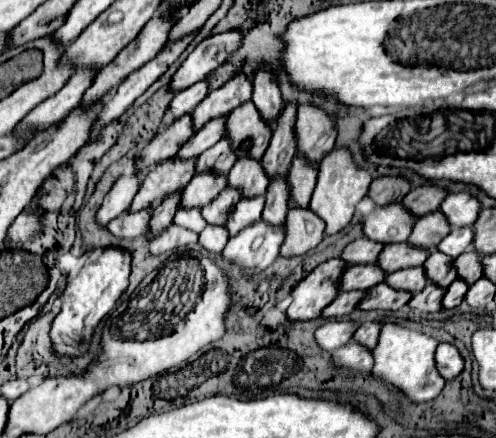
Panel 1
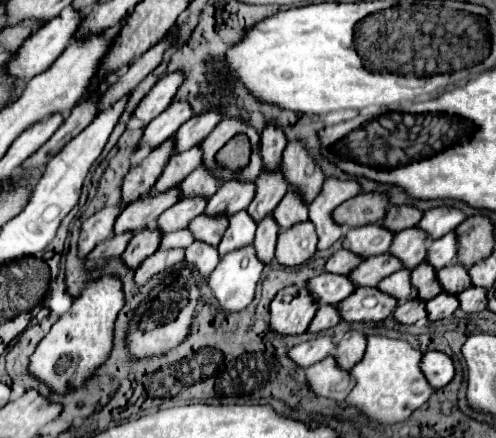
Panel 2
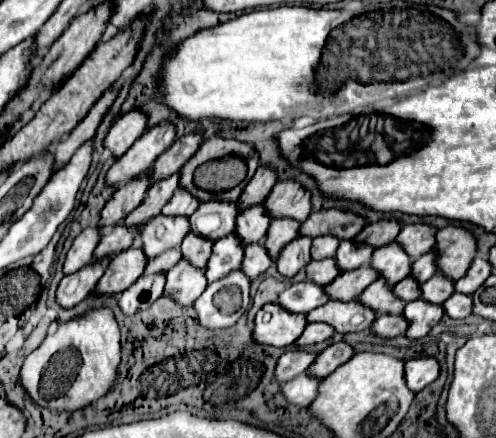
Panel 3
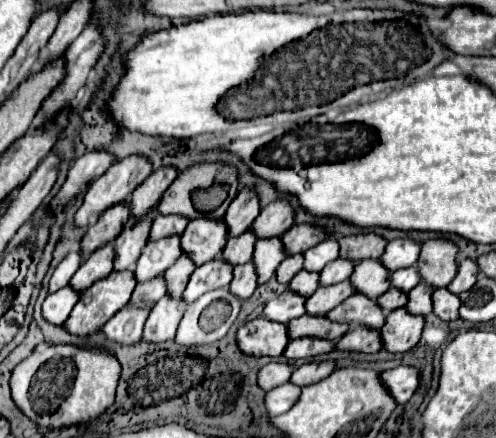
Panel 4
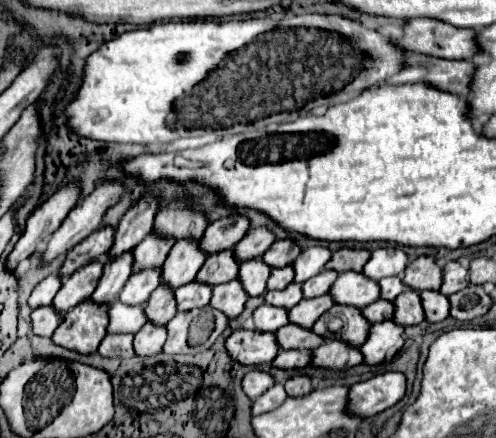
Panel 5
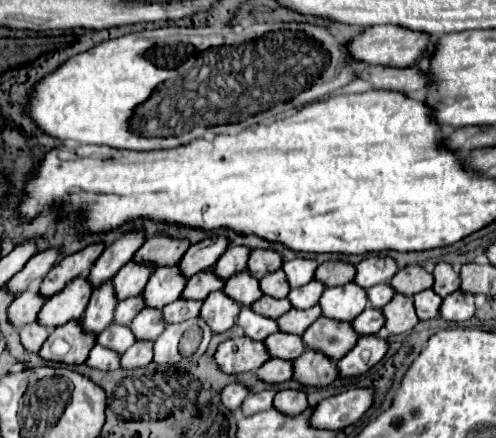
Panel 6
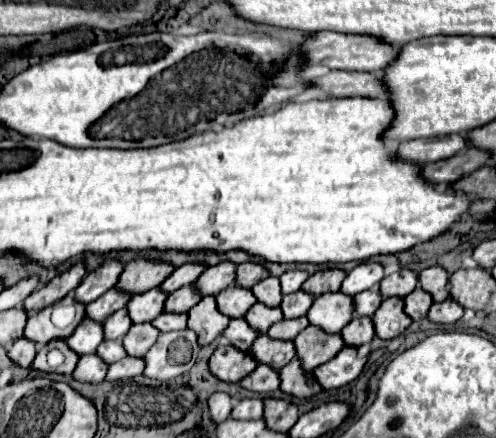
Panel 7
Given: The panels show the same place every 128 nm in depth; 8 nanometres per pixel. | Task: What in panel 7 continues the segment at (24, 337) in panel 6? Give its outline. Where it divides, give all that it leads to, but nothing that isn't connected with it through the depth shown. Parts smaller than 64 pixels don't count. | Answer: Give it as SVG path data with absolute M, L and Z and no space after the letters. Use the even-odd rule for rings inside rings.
M20 338L20 340L16 340L16 342L12 344L8 356L10 356L16 364L20 364L20 366L30 366L32 360L34 360L34 356L36 356L36 348L38 348L36 342L26 340L26 338Z

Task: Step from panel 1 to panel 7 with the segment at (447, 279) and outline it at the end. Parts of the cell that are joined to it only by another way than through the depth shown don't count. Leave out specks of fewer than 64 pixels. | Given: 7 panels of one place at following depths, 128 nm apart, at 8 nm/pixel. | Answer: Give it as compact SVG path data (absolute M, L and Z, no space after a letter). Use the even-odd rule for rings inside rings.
M356 316L346 328L340 332L348 346L362 346L374 338L374 324L368 316Z

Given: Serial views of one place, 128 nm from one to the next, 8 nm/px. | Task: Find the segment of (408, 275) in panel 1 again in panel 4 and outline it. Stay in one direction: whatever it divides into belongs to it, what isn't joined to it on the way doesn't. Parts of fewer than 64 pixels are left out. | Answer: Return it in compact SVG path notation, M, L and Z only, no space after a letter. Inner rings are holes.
M352 294L348 300L344 300L344 304L336 306L330 314L330 320L340 320L340 322L348 322L352 326L358 324L366 324L370 328L382 328L386 322L386 314L384 310L378 306L376 300L368 298L366 294Z

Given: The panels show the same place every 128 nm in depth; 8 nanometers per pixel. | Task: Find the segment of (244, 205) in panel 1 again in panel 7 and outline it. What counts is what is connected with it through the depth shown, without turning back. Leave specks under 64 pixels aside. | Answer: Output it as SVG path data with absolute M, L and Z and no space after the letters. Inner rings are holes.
M162 312L160 316L156 316L152 320L152 324L156 324L156 328L160 328L160 332L168 332L168 330L184 330L188 322L188 314L176 314L176 312Z

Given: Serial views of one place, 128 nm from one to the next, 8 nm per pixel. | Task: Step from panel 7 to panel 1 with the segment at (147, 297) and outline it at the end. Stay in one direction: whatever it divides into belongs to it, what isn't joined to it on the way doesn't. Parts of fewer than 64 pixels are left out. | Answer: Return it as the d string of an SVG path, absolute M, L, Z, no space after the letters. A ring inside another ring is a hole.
M244 154L228 172L228 184L242 190L242 196L256 196L256 192L264 192L268 186L268 174L260 160Z

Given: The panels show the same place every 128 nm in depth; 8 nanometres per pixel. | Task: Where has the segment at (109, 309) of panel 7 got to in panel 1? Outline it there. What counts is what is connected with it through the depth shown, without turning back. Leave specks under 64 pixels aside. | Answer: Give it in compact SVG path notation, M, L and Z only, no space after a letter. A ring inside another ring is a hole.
M222 138L212 148L202 152L196 162L196 172L202 170L216 170L216 172L228 172L232 164L236 162L236 150L232 146L232 140Z

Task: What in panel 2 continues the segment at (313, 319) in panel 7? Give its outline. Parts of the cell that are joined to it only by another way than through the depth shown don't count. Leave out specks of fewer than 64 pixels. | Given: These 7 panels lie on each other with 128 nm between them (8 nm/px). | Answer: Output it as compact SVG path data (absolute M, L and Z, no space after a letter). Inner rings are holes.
M418 226L406 228L398 232L396 240L392 242L390 254L404 260L404 268L412 270L416 268L416 264L420 264L420 260L426 258L426 248L428 248L426 242L428 242L428 232L424 232Z

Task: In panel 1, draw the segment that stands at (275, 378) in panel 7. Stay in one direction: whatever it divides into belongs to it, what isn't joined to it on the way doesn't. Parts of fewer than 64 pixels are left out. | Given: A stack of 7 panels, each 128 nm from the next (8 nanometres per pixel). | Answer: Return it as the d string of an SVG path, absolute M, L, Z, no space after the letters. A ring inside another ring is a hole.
M352 290L352 292L342 292L340 298L336 298L328 308L324 308L322 316L324 318L342 318L358 308L362 298L366 296L364 290Z

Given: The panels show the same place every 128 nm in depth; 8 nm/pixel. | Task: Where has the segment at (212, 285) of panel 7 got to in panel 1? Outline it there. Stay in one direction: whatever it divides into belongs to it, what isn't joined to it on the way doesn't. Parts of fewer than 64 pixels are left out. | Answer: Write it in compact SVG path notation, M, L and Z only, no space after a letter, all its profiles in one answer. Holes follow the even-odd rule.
M300 104L298 116L296 116L296 142L298 152L304 152L304 156L312 162L320 162L328 150L334 148L336 142L336 118L330 116L326 110L314 106L314 104Z

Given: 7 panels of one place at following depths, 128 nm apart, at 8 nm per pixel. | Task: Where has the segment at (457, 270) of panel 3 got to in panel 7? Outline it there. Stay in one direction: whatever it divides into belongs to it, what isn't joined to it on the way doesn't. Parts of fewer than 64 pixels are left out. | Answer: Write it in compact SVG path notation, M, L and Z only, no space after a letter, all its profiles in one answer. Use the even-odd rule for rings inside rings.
M408 268L394 272L380 282L380 292L382 292L384 298L390 298L390 296L404 298L410 292L414 292L416 288L418 288L418 274L408 270Z

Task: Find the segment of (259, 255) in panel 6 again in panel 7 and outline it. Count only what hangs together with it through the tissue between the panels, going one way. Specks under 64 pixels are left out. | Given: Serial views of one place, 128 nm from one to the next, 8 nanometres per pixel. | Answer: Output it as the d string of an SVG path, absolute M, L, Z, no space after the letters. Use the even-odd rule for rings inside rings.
M244 262L236 268L236 274L238 274L236 284L244 286L244 288L252 288L256 282L270 276L270 272L260 262Z

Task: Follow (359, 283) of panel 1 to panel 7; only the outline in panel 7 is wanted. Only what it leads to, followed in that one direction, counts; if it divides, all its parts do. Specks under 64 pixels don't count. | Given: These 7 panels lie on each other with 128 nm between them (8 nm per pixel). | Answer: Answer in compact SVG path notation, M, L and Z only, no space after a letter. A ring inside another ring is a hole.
M234 318L234 320L230 320L228 328L224 330L224 336L226 336L236 348L240 348L240 350L246 352L246 350L250 350L252 342L260 336L260 332L254 330L244 318Z

